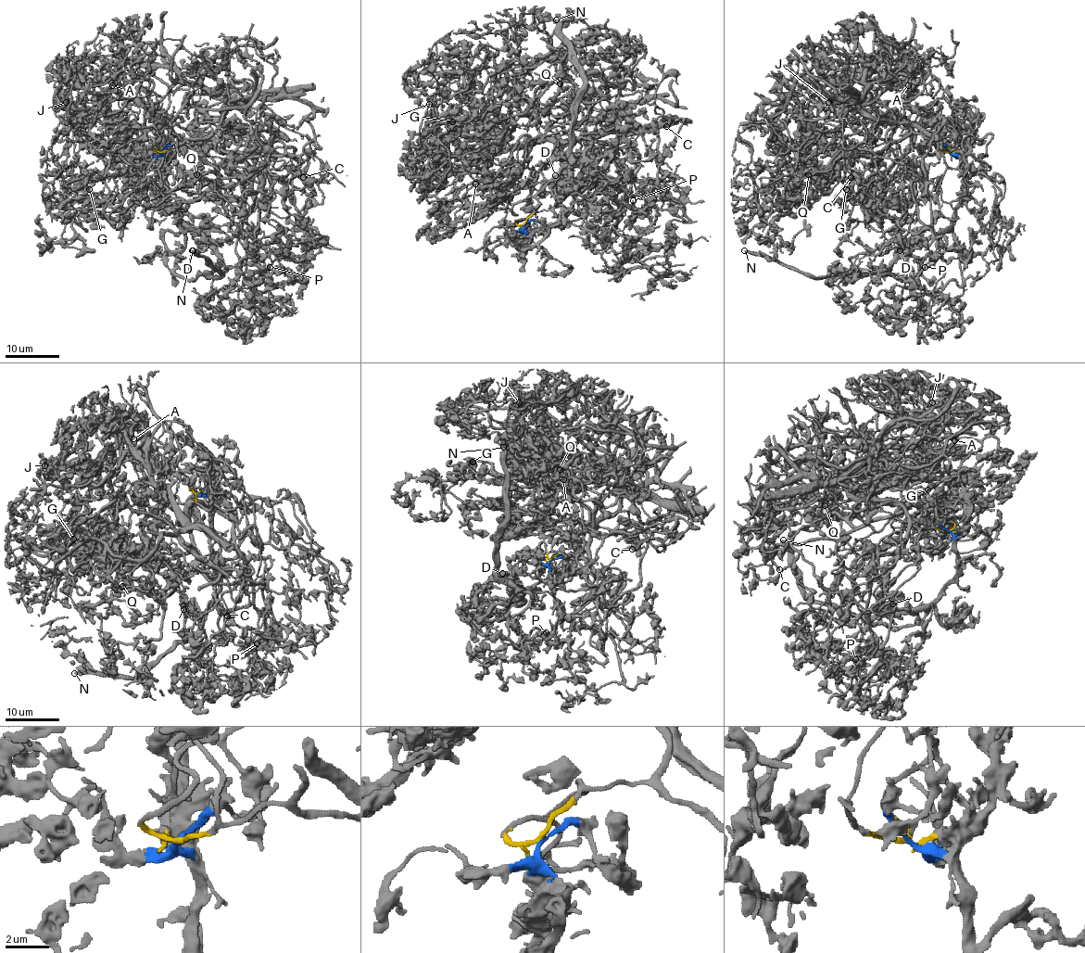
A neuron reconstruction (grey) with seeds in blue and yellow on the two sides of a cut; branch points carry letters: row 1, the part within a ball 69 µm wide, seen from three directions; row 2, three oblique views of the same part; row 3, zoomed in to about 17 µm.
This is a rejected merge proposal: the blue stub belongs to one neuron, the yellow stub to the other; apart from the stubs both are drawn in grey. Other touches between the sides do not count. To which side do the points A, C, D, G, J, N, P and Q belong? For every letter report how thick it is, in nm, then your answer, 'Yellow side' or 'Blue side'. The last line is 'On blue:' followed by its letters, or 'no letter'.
A: Thickness 180 nm. Yellow side
C: Thickness 200 nm. Yellow side
D: Thickness 420 nm. Blue side
G: Thickness 220 nm. Yellow side
J: Thickness 240 nm. Yellow side
N: Thickness 400 nm. Blue side
P: Thickness 190 nm. Yellow side
Q: Thickness 280 nm. Yellow side
On blue: D, N

